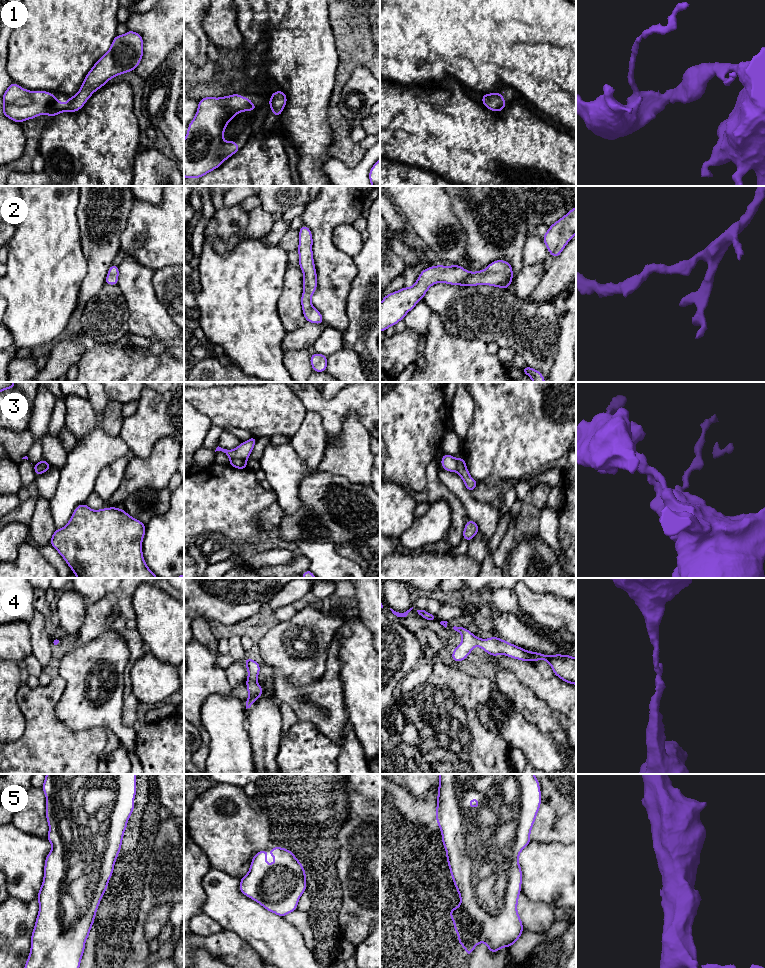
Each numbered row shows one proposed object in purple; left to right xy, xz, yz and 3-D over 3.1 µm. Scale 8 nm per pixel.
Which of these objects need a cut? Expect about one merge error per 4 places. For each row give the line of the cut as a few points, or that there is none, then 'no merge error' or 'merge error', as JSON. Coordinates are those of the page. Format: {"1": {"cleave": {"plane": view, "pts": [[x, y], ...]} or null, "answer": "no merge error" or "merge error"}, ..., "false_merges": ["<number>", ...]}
{"1": {"cleave": null, "answer": "no merge error"}, "2": {"cleave": null, "answer": "no merge error"}, "3": {"cleave": {"plane": "xz", "pts": [[230, 458], [245, 460]]}, "answer": "merge error"}, "4": {"cleave": null, "answer": "no merge error"}, "5": {"cleave": null, "answer": "no merge error"}, "false_merges": ["3"]}

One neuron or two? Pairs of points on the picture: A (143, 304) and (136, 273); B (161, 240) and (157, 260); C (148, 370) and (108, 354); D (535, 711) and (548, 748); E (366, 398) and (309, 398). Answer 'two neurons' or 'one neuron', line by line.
A: one neuron
B: one neuron
C: one neuron
D: two neurons
E: one neuron

